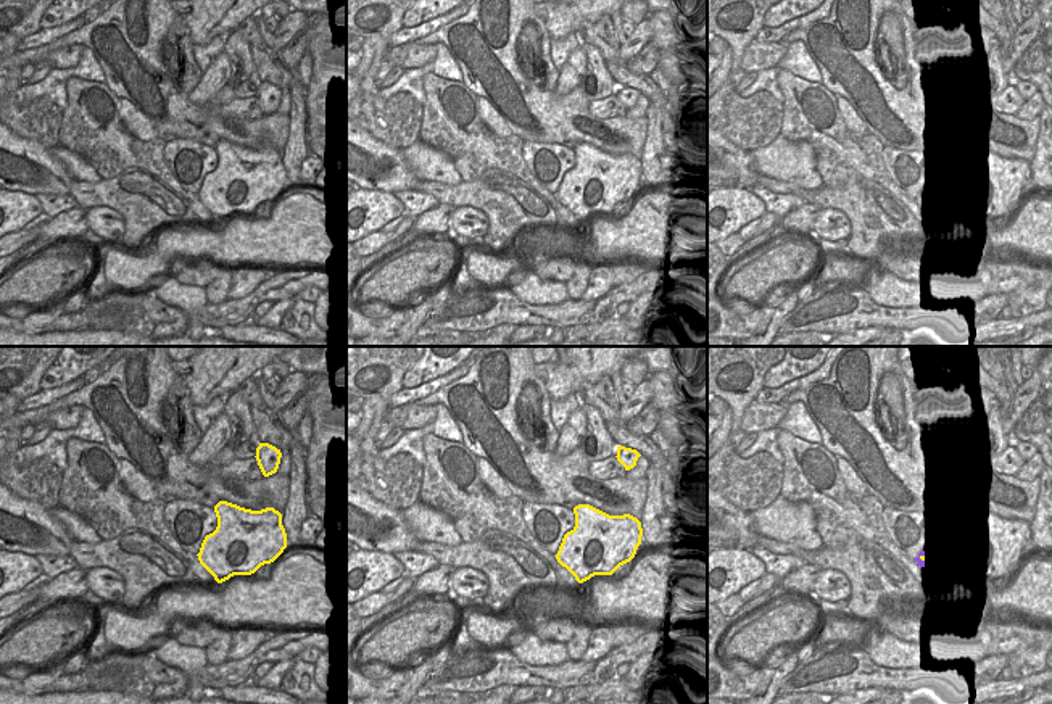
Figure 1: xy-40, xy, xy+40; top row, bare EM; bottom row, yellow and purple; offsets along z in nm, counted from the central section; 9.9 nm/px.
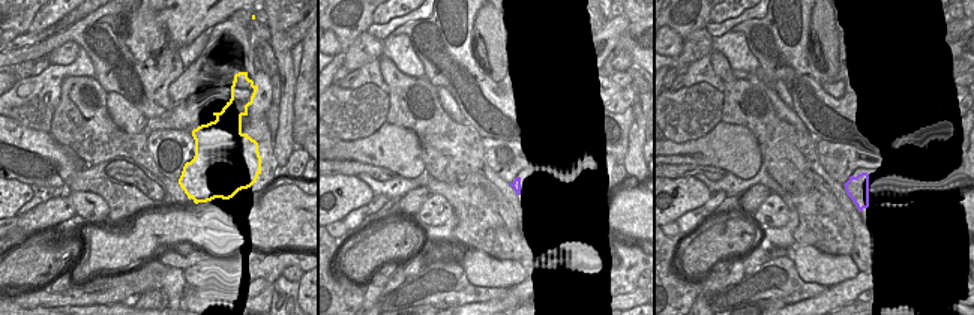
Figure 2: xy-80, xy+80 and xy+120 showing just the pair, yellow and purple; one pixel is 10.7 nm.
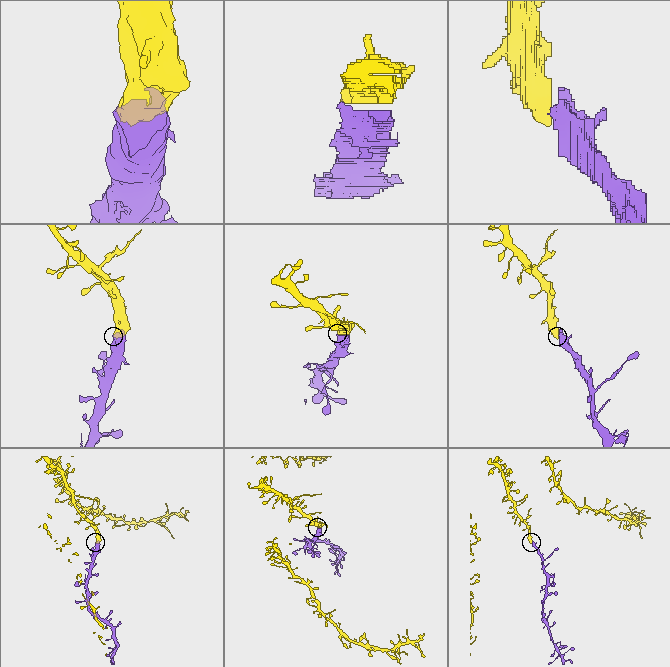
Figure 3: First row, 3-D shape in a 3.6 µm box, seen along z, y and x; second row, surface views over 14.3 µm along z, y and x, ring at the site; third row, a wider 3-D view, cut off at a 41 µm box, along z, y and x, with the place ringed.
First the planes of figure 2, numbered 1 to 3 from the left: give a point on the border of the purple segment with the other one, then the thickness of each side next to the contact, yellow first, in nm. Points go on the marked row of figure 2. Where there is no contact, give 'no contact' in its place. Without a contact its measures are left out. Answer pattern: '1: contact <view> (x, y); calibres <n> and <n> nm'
1: no contact
2: no contact
3: no contact

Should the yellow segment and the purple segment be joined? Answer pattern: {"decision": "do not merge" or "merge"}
{"decision": "merge"}

